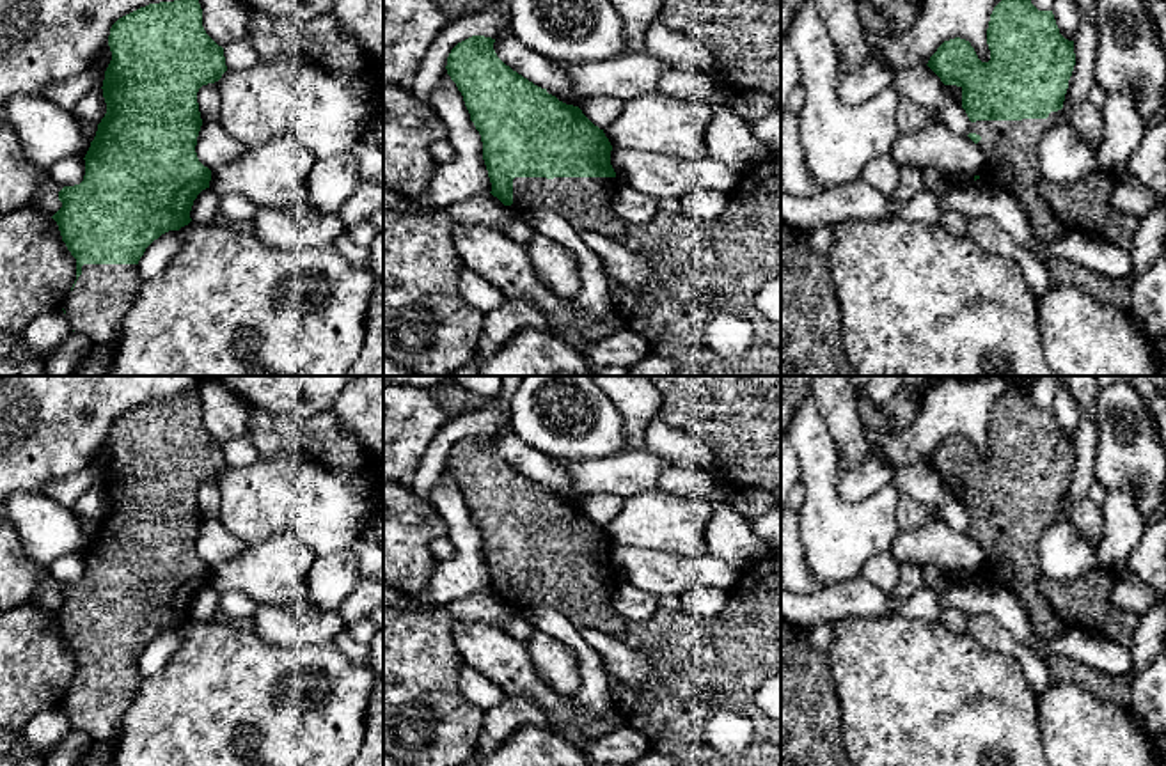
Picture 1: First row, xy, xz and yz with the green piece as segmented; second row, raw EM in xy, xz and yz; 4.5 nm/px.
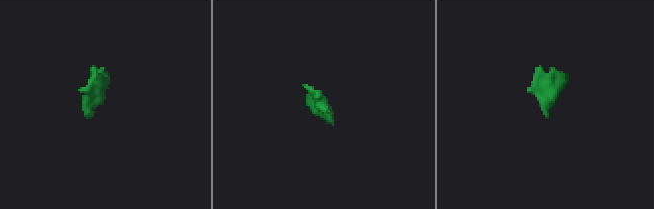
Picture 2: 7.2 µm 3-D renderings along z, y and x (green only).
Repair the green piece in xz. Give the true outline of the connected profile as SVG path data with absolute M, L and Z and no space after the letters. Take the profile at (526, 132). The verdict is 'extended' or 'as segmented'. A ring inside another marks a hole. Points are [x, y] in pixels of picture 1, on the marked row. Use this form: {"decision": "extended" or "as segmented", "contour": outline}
{"decision": "extended", "contour": "M472 35L458 43L447 57L447 74L463 96L470 121L481 135L483 160L492 183L492 195L520 215L552 211L575 231L595 231L618 239L630 223L612 207L618 179L611 165L612 145L603 129L595 126L579 106L566 105L506 66L493 50L495 39Z"}

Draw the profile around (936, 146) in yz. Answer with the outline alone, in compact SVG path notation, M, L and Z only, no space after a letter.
M941 121L916 133L898 135L889 151L900 168L939 167L949 176L980 176L985 152L969 137L951 133Z

